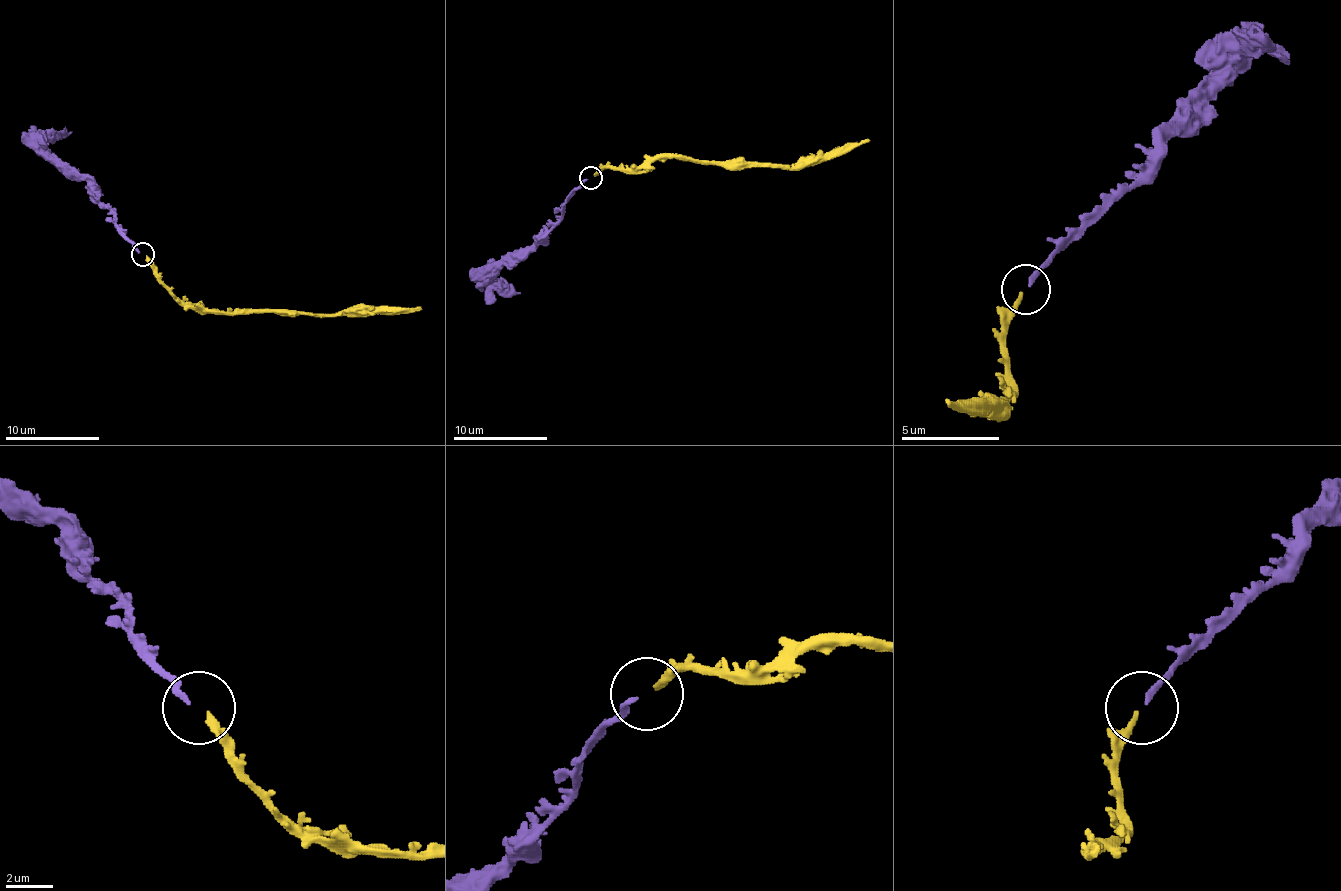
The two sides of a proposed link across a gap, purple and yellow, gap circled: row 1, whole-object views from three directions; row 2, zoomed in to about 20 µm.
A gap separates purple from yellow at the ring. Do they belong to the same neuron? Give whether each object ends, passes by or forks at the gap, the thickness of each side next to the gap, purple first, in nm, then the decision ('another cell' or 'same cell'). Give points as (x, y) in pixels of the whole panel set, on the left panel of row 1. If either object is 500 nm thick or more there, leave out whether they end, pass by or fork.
purple ends | yellow ends | 200/260 nm | same cell

